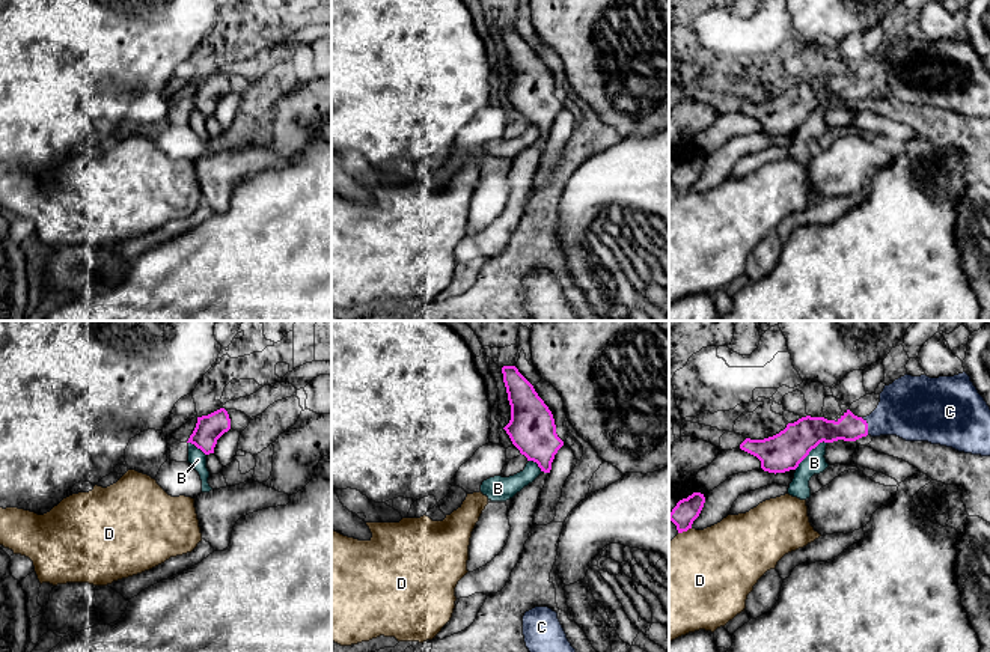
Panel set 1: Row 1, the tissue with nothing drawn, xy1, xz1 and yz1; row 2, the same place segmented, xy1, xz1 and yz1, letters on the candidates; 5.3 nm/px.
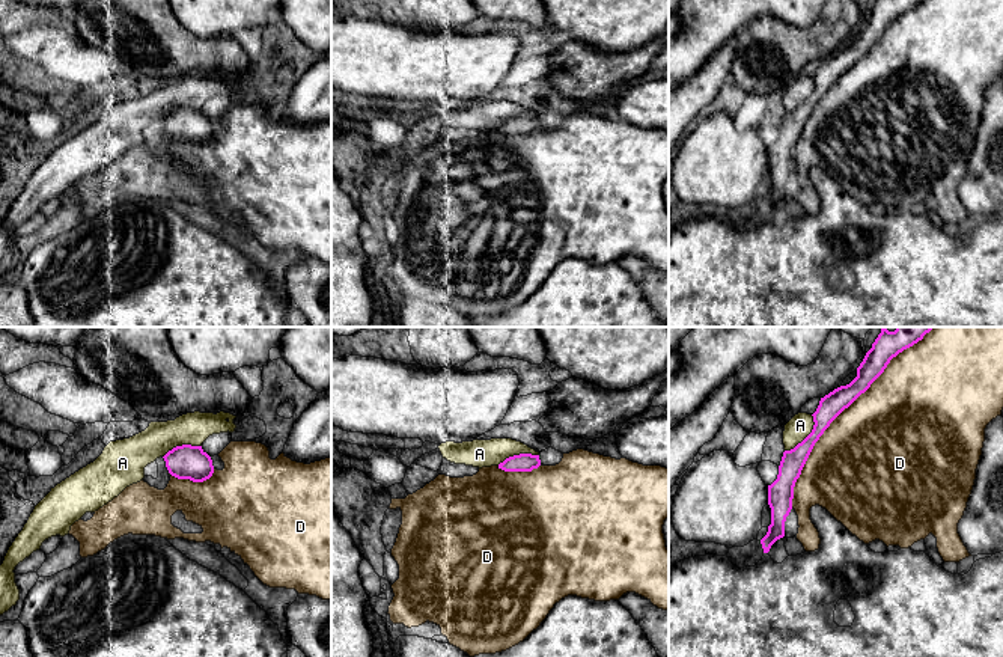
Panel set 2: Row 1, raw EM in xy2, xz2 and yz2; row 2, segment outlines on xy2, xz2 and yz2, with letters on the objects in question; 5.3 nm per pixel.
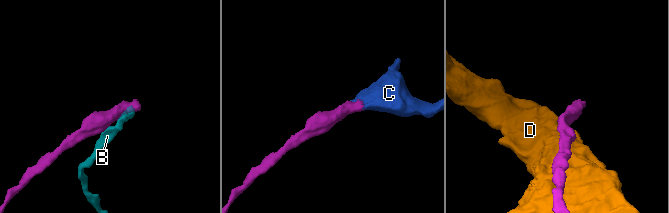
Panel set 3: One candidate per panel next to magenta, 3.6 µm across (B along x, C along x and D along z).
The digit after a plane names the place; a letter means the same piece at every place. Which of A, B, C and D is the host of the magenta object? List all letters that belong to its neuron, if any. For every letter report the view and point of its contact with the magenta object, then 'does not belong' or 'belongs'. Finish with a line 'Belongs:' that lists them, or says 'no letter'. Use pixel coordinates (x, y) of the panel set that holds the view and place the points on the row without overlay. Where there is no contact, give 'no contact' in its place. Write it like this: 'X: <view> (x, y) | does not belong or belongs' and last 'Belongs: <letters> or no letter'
A: yz2 (807, 98) | does not belong
B: yz1 (809, 113) | does not belong
C: yz1 (867, 89) | belongs
D: yz2 (838, 77) | does not belong
Belongs: C

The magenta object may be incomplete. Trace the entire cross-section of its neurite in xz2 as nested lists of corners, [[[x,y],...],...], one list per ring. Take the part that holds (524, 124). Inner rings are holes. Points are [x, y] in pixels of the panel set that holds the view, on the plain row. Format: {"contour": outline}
{"contour": [[[520,116],[506,121],[503,125],[498,127],[498,131],[505,134],[532,134],[539,128],[541,128],[539,118]]]}

